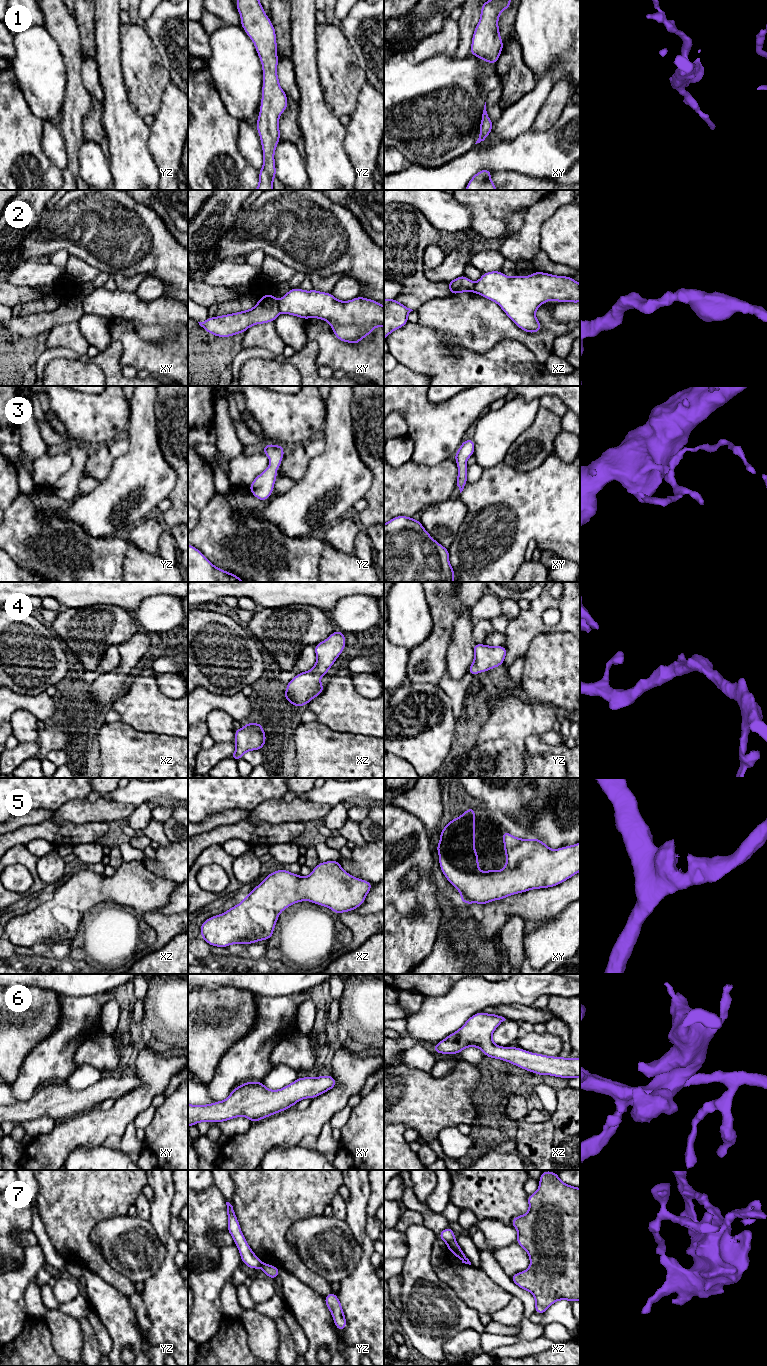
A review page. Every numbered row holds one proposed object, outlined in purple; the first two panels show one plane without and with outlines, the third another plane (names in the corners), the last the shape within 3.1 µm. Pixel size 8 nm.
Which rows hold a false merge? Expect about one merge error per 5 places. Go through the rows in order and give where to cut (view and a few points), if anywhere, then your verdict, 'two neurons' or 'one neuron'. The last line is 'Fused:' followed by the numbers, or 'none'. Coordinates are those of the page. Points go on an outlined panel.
1: no cut | one neuron
2: xy (277, 300), (280, 312) | two neurons
3: no cut | one neuron
4: no cut | one neuron
5: no cut | one neuron
6: no cut | one neuron
7: xz (454, 1240), (447, 1244) | two neurons
Fused: 2, 7

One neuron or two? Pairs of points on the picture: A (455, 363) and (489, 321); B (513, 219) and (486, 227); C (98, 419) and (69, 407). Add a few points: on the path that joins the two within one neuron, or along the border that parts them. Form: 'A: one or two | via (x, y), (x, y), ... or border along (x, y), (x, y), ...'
A: two | border along (449, 334), (455, 338), (454, 352), (490, 350)
B: two | border along (525, 207), (507, 216), (506, 229), (499, 236)
C: one | via (91, 418), (87, 418), (76, 411)

